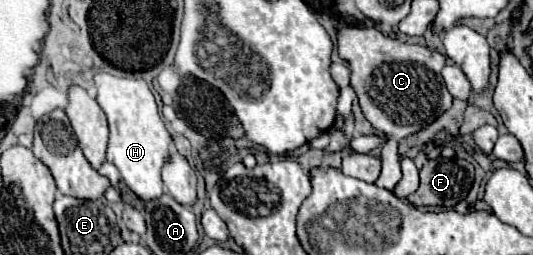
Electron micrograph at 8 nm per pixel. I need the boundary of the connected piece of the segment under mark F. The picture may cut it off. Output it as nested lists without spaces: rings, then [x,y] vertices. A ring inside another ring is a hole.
[[[430,159],[420,169],[420,187],[408,197],[408,201],[416,207],[454,207],[468,195],[472,179],[474,167],[464,159]]]

